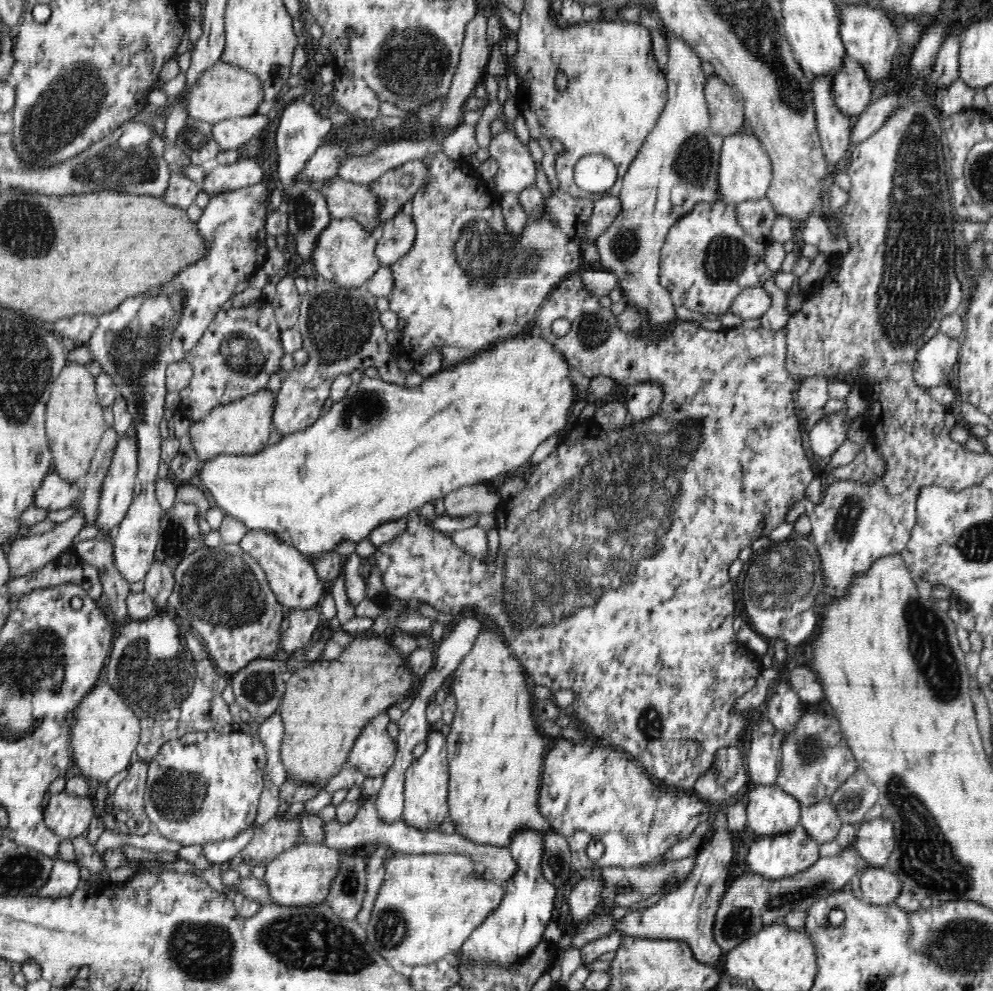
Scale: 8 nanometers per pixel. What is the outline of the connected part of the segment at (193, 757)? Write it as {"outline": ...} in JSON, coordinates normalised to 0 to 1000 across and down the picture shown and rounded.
{"outline":[[[221,737],[193,738],[166,749],[150,769],[144,801],[146,818],[157,831],[164,848],[181,850],[183,854],[201,853],[238,846],[256,829],[266,795],[268,760],[266,750],[258,742],[244,738],[223,741]]]}

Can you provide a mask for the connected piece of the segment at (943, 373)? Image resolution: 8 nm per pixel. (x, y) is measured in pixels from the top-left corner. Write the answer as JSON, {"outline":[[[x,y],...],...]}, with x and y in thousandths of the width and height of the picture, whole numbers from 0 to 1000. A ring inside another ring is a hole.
{"outline":[[[943,336],[922,357],[919,380],[924,390],[938,393],[955,387],[959,372],[966,363],[968,348],[962,341]]]}

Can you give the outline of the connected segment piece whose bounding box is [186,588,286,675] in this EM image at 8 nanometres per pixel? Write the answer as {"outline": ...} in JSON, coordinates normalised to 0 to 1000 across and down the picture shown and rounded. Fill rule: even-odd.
{"outline":[[[270,593],[270,599],[266,601],[266,609],[268,609],[268,618],[260,628],[254,630],[246,630],[244,634],[228,634],[228,632],[216,632],[209,628],[203,628],[199,634],[199,624],[187,624],[191,626],[191,633],[195,634],[195,638],[203,651],[207,654],[209,662],[220,673],[220,677],[234,680],[246,674],[251,668],[258,665],[270,665],[277,663],[282,659],[284,639],[282,633],[288,624],[288,615],[285,609],[280,607],[275,597]]]}

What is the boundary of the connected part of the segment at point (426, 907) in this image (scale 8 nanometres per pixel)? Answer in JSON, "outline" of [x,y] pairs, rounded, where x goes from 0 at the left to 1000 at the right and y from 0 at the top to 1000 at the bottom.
{"outline":[[[396,860],[394,864],[388,870],[388,887],[383,895],[379,910],[377,910],[377,916],[375,916],[375,922],[373,922],[373,928],[367,932],[370,940],[370,948],[373,954],[377,956],[377,959],[386,965],[391,973],[394,971],[402,971],[407,975],[418,976],[419,974],[432,974],[441,969],[451,967],[455,965],[457,961],[464,958],[464,955],[471,949],[473,941],[481,936],[488,929],[488,926],[506,910],[509,902],[508,896],[502,894],[494,886],[487,885],[487,879],[485,874],[477,869],[473,864],[463,861],[429,861],[429,862],[410,862]]]}

